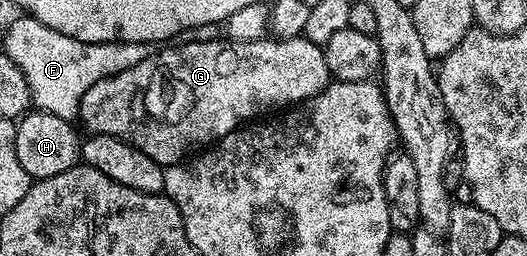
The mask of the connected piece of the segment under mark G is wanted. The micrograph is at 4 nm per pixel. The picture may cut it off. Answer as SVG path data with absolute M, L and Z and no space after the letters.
M205 37L197 43L164 45L146 57L146 61L138 61L138 65L130 69L122 69L122 73L98 81L98 85L90 85L90 89L86 89L86 97L82 97L80 102L78 116L79 122L84 122L85 132L124 139L161 167L173 167L176 163L185 162L193 153L211 147L237 127L255 120L256 114L264 117L275 107L284 109L302 103L324 90L330 82L324 48L309 39L263 37L246 43L223 42Z

